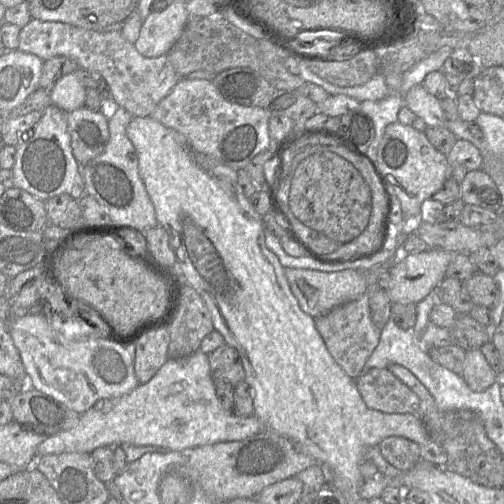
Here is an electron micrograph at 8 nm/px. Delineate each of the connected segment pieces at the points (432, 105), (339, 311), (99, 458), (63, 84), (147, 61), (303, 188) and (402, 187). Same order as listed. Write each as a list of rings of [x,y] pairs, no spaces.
[[[422,84],[413,86],[404,95],[404,106],[422,118],[428,127],[447,127],[441,101],[431,95]]]
[[[367,290],[357,299],[343,303],[315,319],[315,327],[327,350],[344,372],[356,380],[362,375],[363,367],[376,348],[380,329],[373,323]]]
[[[109,444],[91,452],[93,471],[103,483],[110,483],[128,465],[126,454],[121,445]]]
[[[69,73],[56,82],[50,96],[53,105],[65,112],[71,112],[84,106],[86,87],[76,73]]]
[[[32,18],[20,29],[18,49],[34,54],[43,61],[55,56],[64,56],[73,60],[79,69],[83,69],[103,79],[110,88],[114,104],[126,109],[133,117],[150,117],[157,104],[169,94],[180,78],[167,55],[155,58],[142,56],[137,52],[134,44],[130,43],[122,35],[120,30],[94,31],[62,22],[40,21]]]
[[[316,152],[300,162],[294,171],[289,207],[304,225],[338,243],[349,243],[369,223],[372,211],[371,189],[350,162],[332,152]]]
[[[400,122],[386,127],[375,161],[384,176],[387,188],[399,199],[403,215],[409,219],[419,218],[423,202],[433,199],[434,194],[450,177],[447,155],[429,142],[425,132]]]

